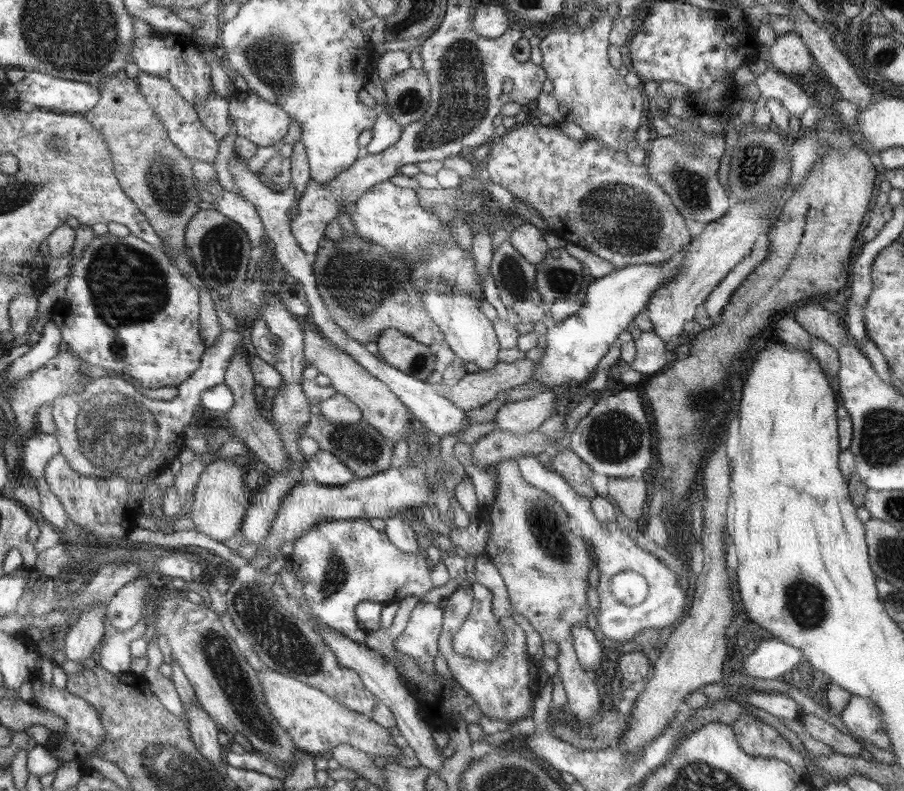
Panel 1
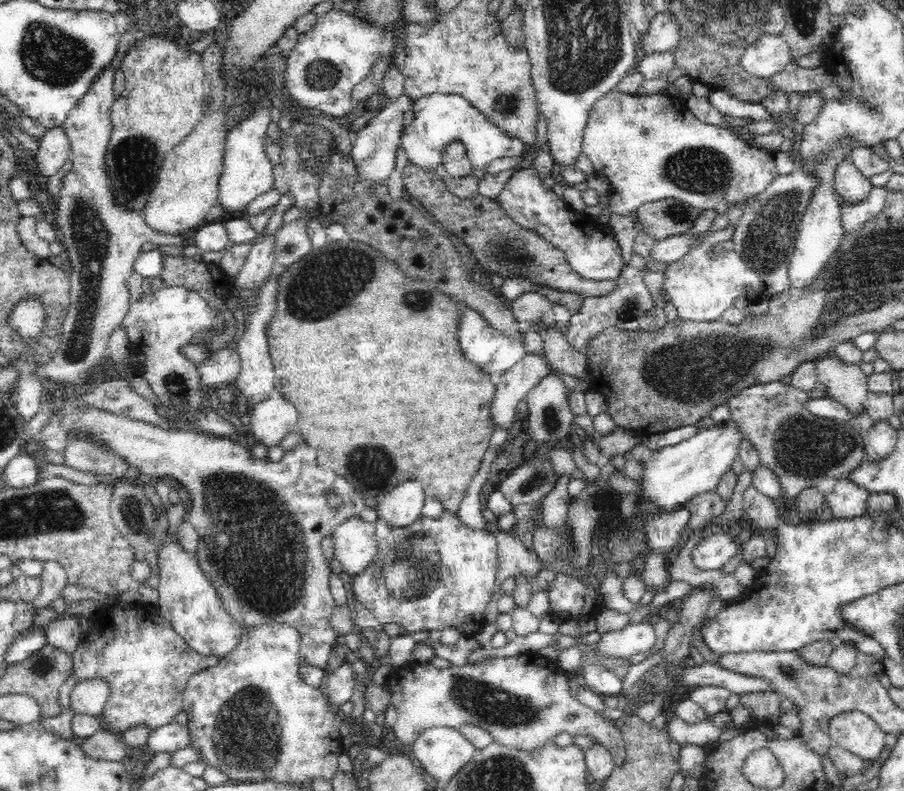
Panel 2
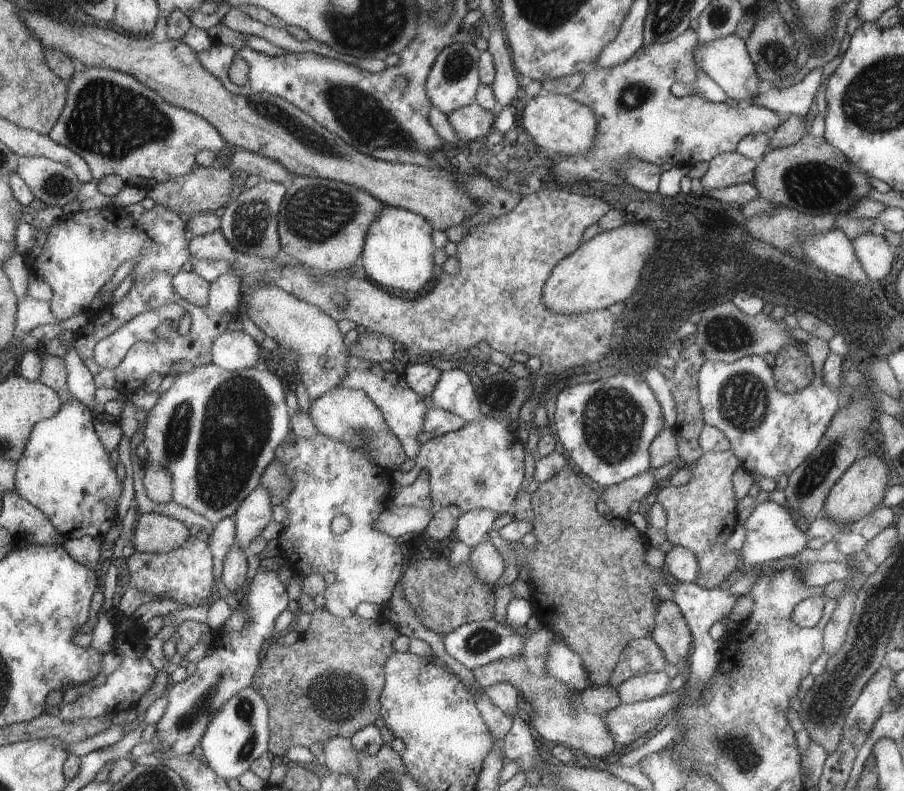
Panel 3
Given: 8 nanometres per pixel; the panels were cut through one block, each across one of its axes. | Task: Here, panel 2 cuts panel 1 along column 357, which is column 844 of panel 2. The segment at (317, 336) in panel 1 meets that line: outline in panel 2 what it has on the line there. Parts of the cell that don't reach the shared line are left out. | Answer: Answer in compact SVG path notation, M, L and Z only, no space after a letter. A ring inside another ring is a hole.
M828 353L816 358L817 379L825 384L826 396L834 398L842 406L854 413L854 418L862 412L868 396L868 375L860 368L860 363L848 363L840 357Z

